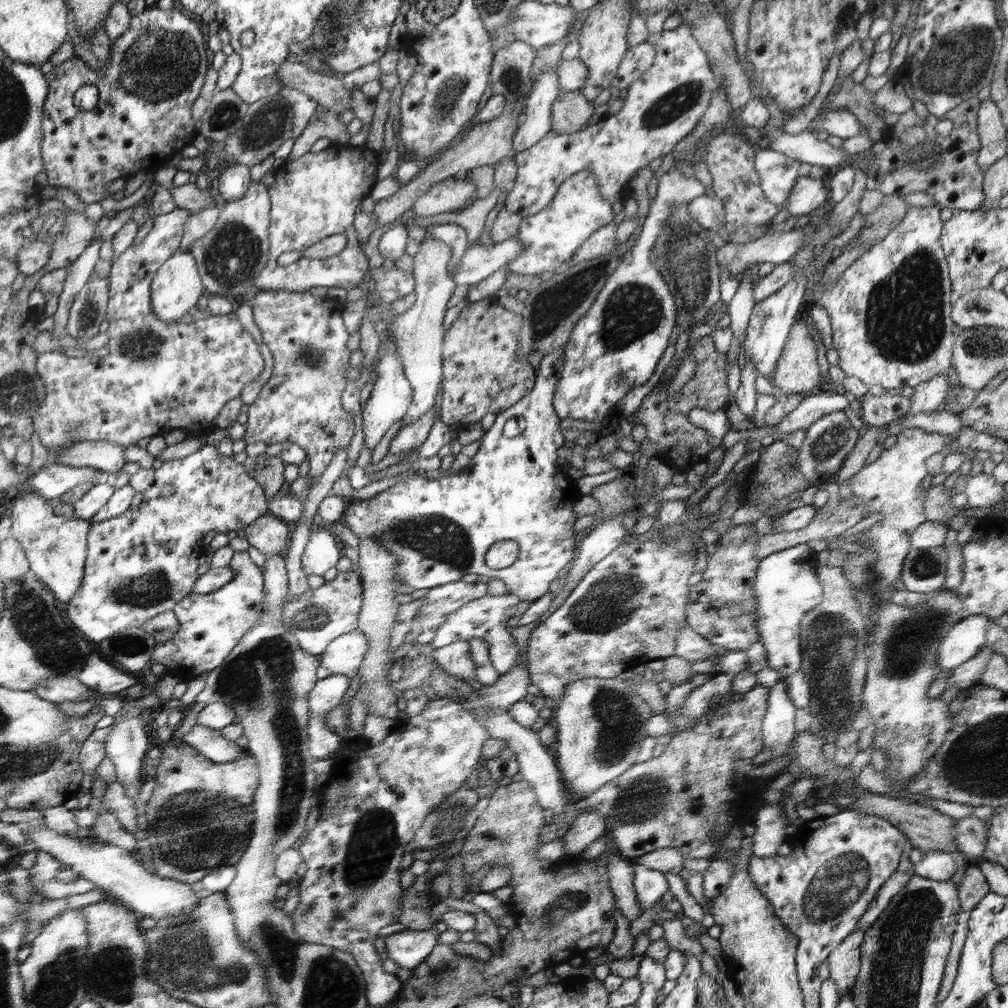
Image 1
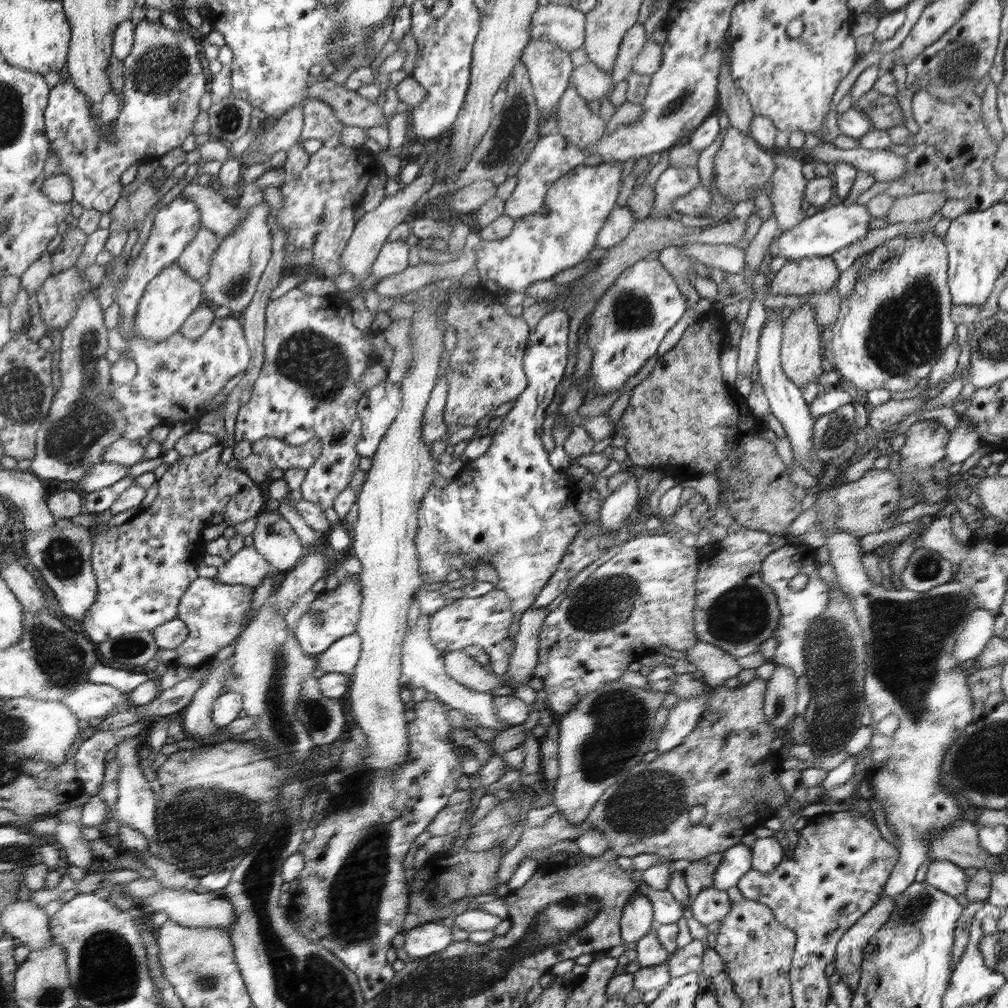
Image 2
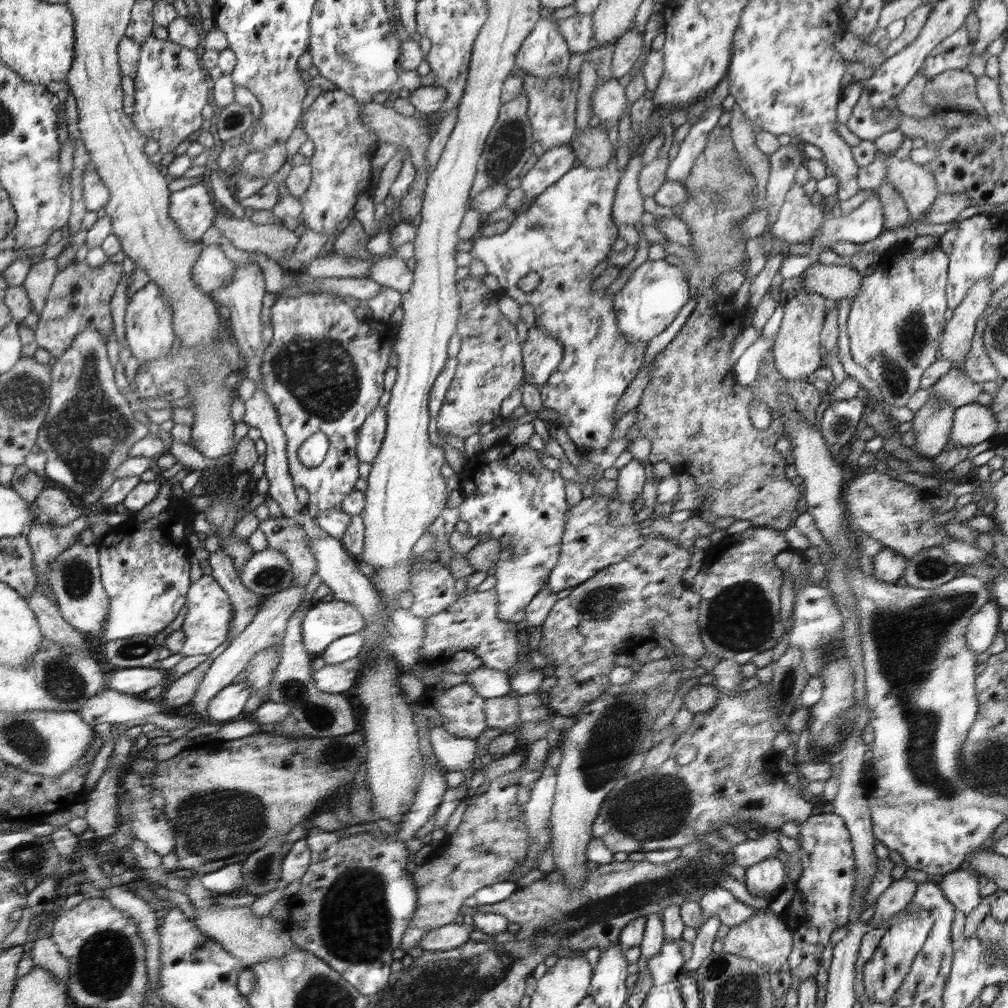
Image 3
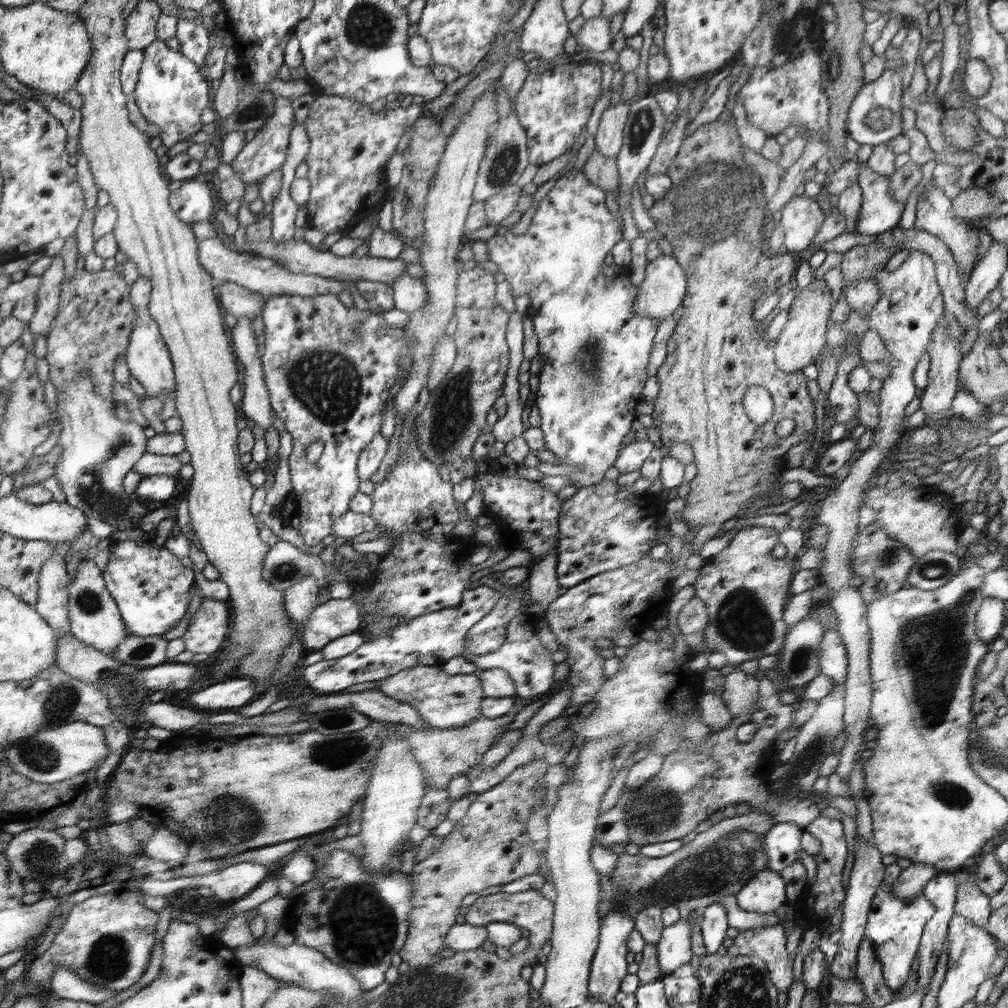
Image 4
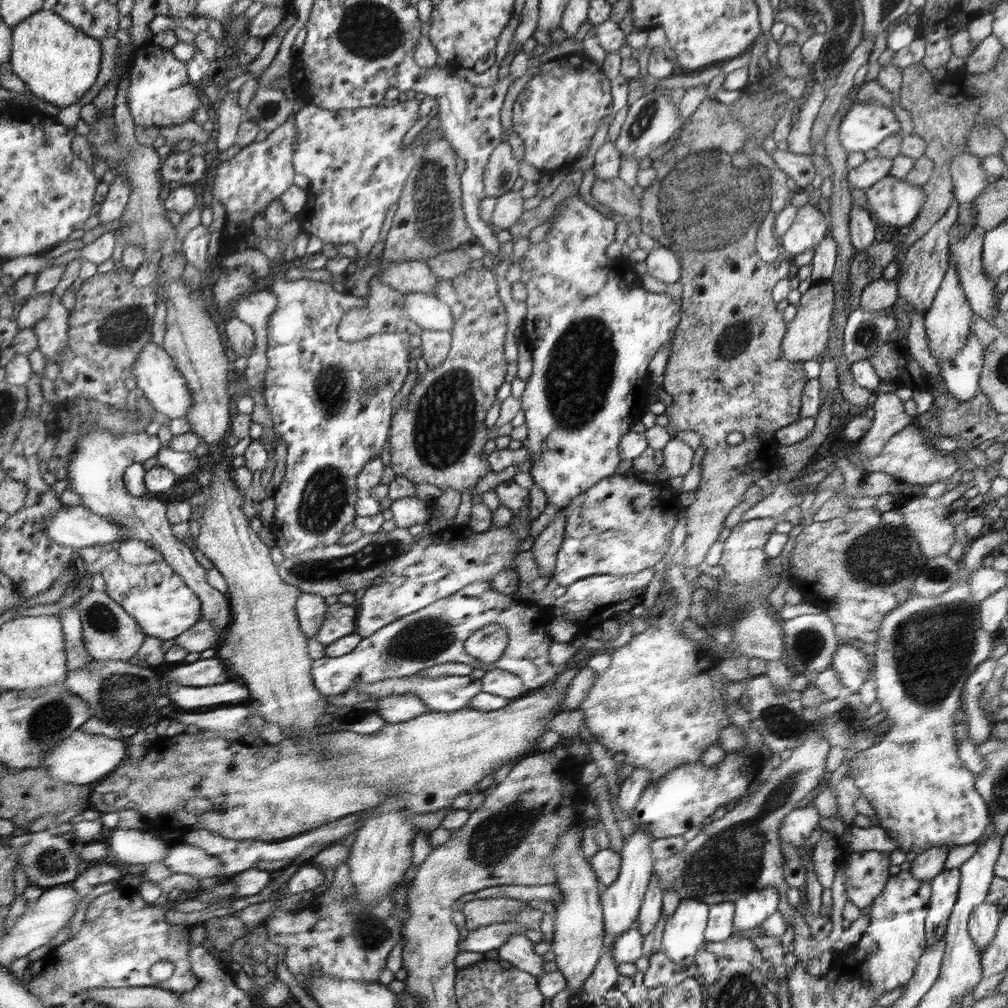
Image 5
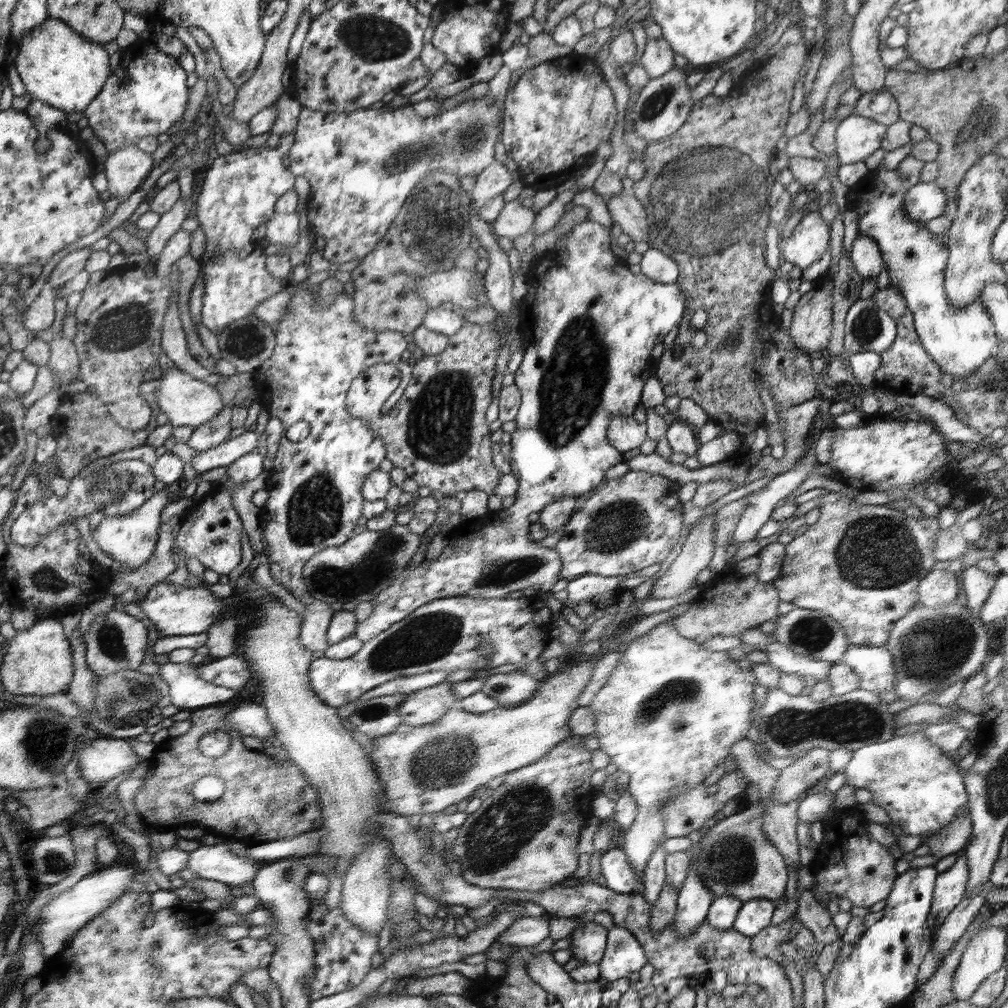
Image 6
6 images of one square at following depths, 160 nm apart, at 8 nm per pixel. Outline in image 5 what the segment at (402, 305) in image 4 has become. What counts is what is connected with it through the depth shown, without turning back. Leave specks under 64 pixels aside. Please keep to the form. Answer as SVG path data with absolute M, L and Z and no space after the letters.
M406 294L405 309L422 330L451 331L455 325L451 306L440 301L434 294Z

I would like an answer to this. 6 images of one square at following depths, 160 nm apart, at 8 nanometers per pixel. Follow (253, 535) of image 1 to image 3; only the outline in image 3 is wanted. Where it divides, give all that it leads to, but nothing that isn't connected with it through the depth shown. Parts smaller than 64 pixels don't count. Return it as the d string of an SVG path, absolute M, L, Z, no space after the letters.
M281 516L266 518L259 528L268 540L266 550L278 550L286 554L296 584L305 588L316 574L316 560L307 546L302 527L295 525L291 518Z

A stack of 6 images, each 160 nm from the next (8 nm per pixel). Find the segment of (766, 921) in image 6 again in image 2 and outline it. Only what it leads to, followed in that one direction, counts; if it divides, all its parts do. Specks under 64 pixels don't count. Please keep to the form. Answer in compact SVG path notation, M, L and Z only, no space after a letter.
M780 836L757 838L751 848L751 868L770 874L784 860L785 849Z

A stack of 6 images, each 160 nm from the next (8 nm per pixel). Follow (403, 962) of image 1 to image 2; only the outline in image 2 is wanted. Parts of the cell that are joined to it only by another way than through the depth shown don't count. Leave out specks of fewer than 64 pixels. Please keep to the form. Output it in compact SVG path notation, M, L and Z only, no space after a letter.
M442 922L424 923L404 932L406 950L410 960L440 953L453 944L452 930Z

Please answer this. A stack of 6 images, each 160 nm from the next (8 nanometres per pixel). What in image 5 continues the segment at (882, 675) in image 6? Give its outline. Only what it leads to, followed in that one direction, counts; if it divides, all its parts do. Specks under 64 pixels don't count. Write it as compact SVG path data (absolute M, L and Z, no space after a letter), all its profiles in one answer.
M844 644L834 653L831 666L840 675L841 684L853 693L858 693L867 680L874 679L874 664L868 657L857 647Z

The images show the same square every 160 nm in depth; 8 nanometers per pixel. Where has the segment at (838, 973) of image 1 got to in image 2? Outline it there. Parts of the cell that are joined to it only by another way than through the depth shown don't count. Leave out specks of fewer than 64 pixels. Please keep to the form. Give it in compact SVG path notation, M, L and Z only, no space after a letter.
M880 897L845 933L835 948L835 968L841 981L853 993L858 987L863 950L894 912L896 897Z

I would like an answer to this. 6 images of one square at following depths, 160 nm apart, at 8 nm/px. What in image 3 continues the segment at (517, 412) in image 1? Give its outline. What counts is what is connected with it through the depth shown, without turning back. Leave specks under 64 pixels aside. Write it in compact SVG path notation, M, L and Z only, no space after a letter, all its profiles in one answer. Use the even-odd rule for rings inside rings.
M537 321L527 334L524 352L526 378L538 388L549 381L565 356L560 339L554 334L548 334ZM505 440L502 443L496 444L488 451L481 451L474 457L469 458L467 466L472 470L465 470L459 474L461 480L460 492L464 497L464 501L457 508L449 508L446 506L441 512L441 516L438 517L432 525L430 525L429 530L426 532L432 533L435 536L434 546L444 546L444 543L446 543L446 546L449 546L448 540L451 532L455 528L455 524L464 520L464 522L468 523L468 536L480 537L477 542L490 539L496 539L498 542L501 542L500 555L496 562L496 573L494 574L496 578L495 590L498 592L498 619L512 623L518 623L525 618L525 611L529 607L530 602L532 602L533 599L541 592L546 585L546 582L548 582L549 575L557 566L557 562L560 560L561 555L561 541L564 540L566 514L568 514L568 512L566 512L566 510L568 510L568 504L566 504L566 494L564 494L564 480L562 480L562 476L560 476L559 471L552 471L540 465L537 452L538 450L532 450L529 446L525 446L525 444L512 445Z

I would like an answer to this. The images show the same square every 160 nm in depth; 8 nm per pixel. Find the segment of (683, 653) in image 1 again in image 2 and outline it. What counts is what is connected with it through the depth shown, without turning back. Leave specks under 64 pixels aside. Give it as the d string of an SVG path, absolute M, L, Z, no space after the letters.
M698 640L698 643L694 644L692 648L686 650L686 660L692 664L693 669L698 669L700 672L704 672L703 681L707 686L716 688L724 686L724 682L728 678L734 678L743 669L731 654L728 654L724 649L718 648L712 644L702 642Z

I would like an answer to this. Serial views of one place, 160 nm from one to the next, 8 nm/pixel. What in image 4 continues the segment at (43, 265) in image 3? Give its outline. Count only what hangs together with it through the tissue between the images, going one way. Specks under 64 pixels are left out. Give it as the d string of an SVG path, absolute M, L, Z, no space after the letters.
M54 256L50 267L44 271L41 285L36 294L37 307L29 320L29 331L32 334L47 336L60 304L61 284L65 280L65 262L61 256Z

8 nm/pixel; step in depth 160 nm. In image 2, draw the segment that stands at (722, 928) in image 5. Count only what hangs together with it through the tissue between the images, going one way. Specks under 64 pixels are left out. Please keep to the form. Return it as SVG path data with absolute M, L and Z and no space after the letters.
M694 939L683 948L677 947L674 952L668 955L671 978L700 972L706 949L707 942L700 939Z

